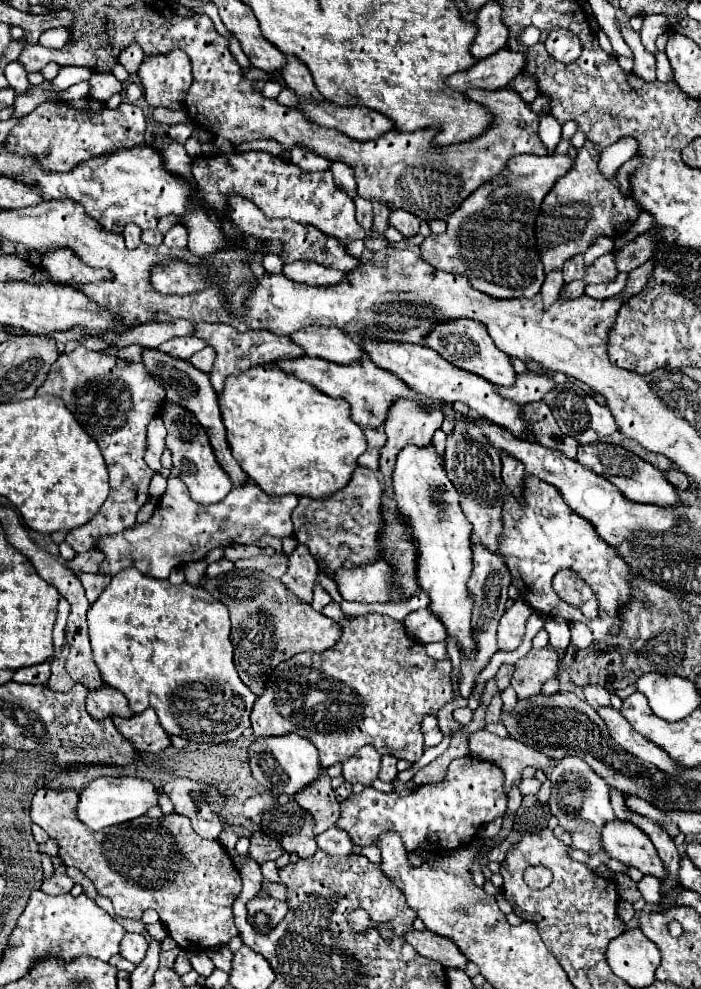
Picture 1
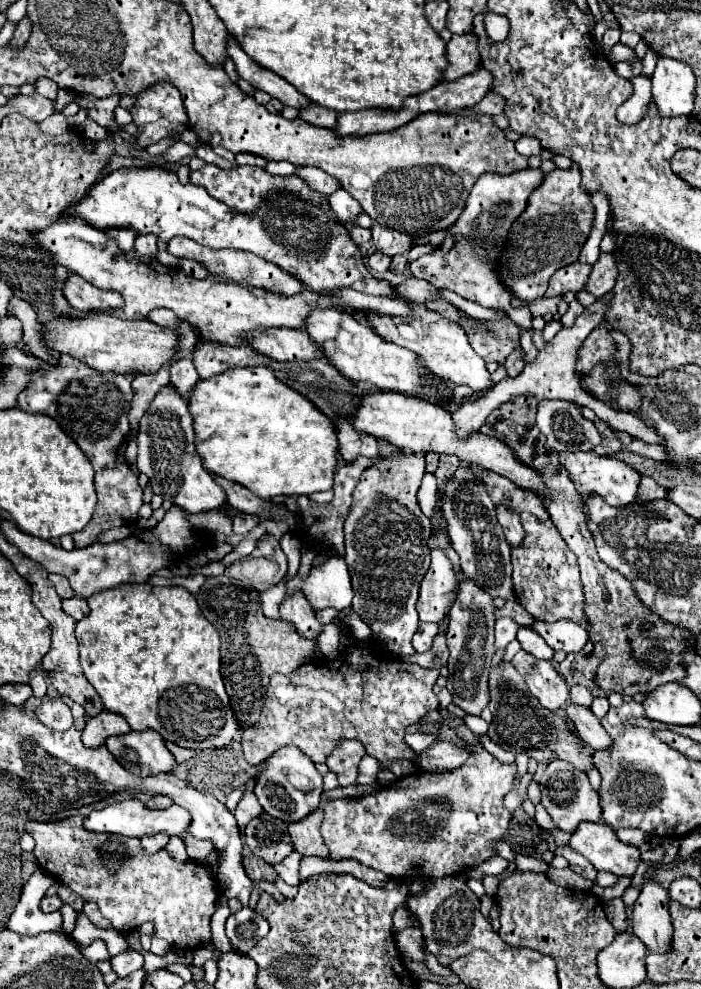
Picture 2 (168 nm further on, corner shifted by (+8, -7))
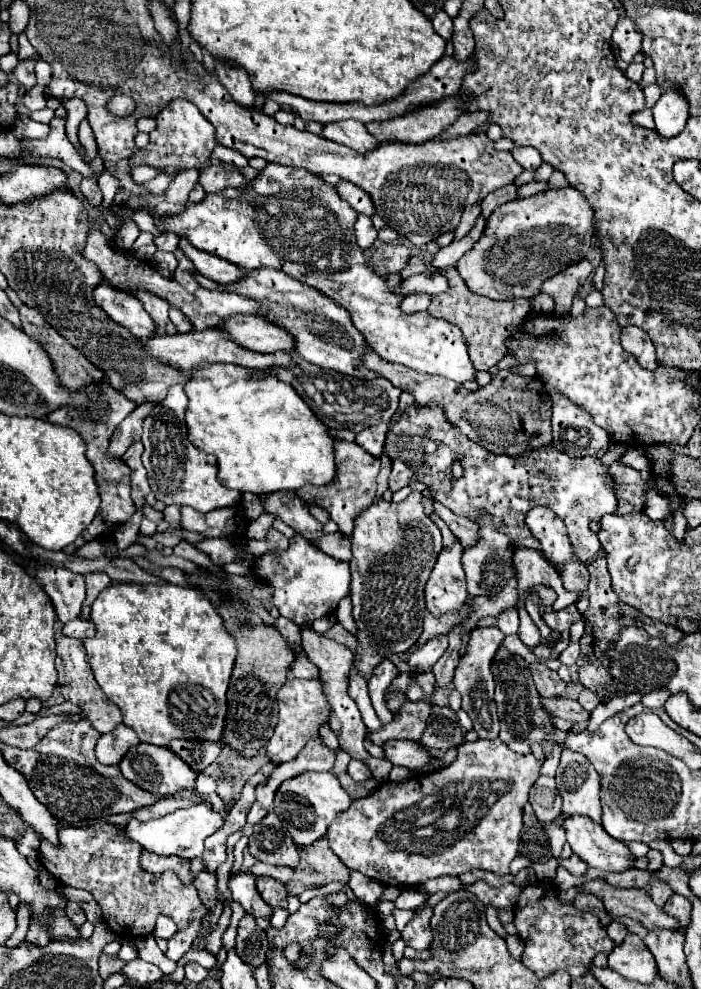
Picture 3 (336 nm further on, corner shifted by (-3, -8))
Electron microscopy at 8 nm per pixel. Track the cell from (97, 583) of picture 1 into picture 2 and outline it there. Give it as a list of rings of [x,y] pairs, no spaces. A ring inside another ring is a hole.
[[[65,599],[63,601],[63,611],[71,615],[75,621],[81,621],[89,615],[89,607],[85,599]]]

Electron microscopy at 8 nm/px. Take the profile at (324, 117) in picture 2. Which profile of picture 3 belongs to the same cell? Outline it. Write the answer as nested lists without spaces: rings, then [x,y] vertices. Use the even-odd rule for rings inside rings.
[[[340,120],[340,122],[330,122],[324,126],[322,136],[340,144],[346,144],[354,148],[356,152],[368,152],[376,146],[376,140],[366,132],[362,122],[356,120]]]

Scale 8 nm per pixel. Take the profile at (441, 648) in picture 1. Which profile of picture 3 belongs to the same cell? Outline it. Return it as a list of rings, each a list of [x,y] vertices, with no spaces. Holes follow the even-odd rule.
[[[412,492],[406,500],[394,504],[380,498],[364,508],[354,520],[352,532],[352,614],[360,628],[358,656],[354,666],[368,680],[372,668],[382,662],[386,652],[406,652],[422,634],[426,614],[424,586],[442,550],[440,528],[424,514],[422,494]]]

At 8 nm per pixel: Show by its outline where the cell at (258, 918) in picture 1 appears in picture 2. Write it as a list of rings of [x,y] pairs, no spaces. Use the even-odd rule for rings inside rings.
[[[243,907],[239,913],[229,915],[225,935],[231,941],[233,951],[247,955],[247,951],[267,935],[267,931],[267,921],[259,913],[255,913],[255,909]]]

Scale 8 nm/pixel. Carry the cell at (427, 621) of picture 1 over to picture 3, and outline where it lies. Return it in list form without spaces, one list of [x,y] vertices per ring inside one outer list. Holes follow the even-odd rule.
[[[436,636],[434,640],[428,640],[424,646],[420,646],[410,654],[408,666],[414,672],[428,672],[440,660],[446,648],[448,648],[448,636]]]

